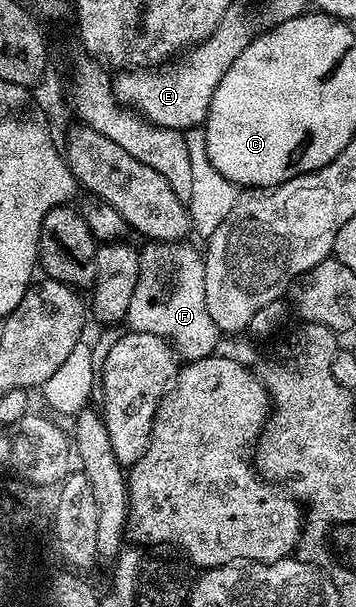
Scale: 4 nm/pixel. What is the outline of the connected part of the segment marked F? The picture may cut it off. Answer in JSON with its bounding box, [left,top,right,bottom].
[138,245,220,361]

